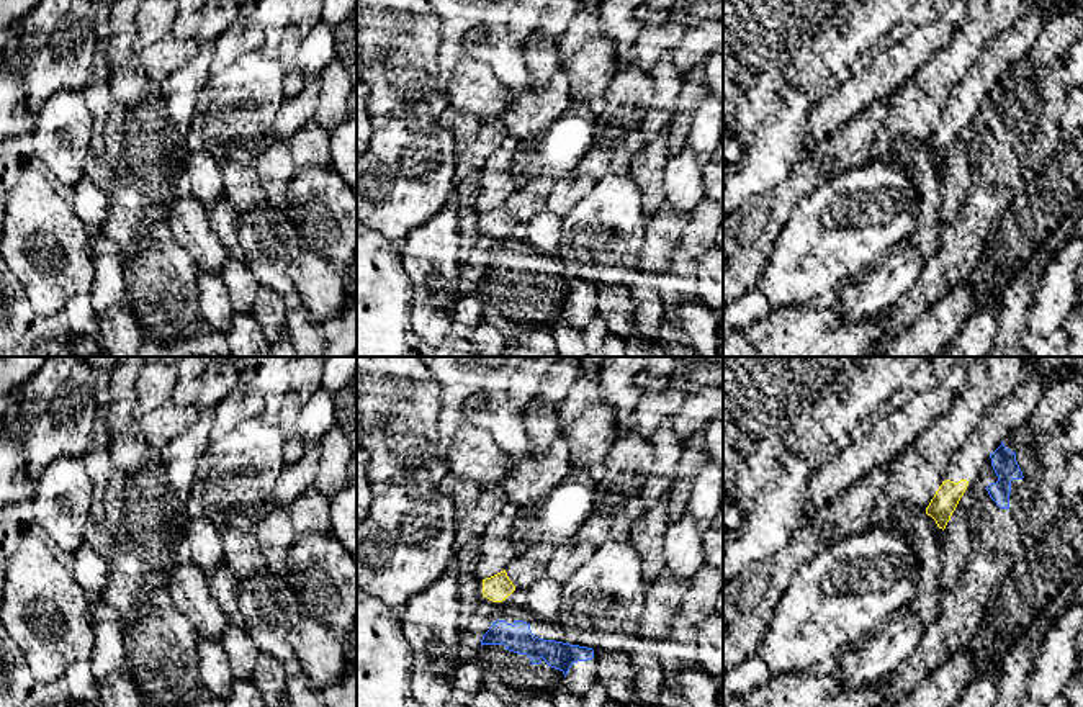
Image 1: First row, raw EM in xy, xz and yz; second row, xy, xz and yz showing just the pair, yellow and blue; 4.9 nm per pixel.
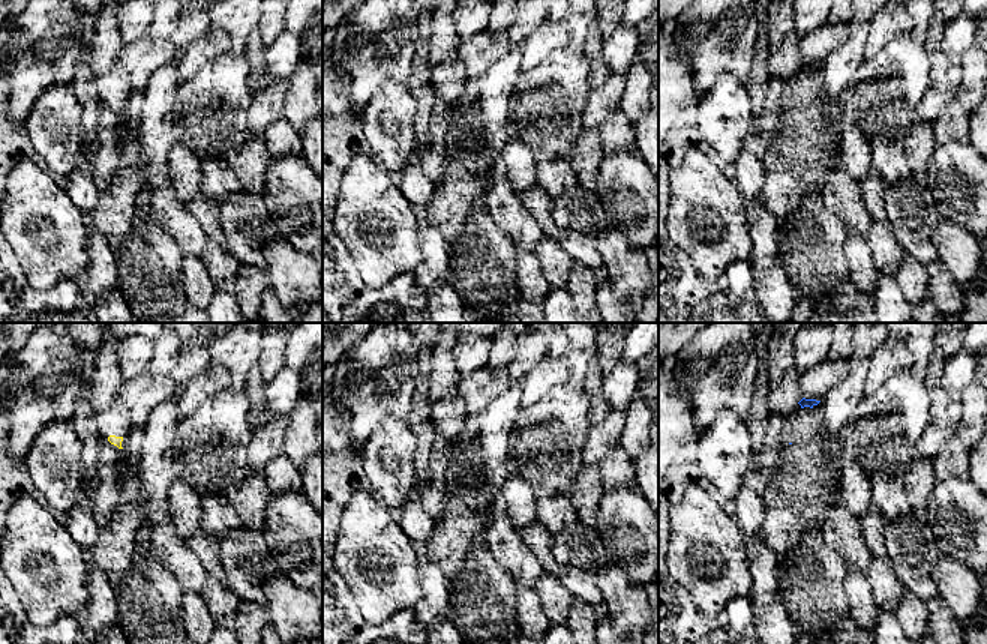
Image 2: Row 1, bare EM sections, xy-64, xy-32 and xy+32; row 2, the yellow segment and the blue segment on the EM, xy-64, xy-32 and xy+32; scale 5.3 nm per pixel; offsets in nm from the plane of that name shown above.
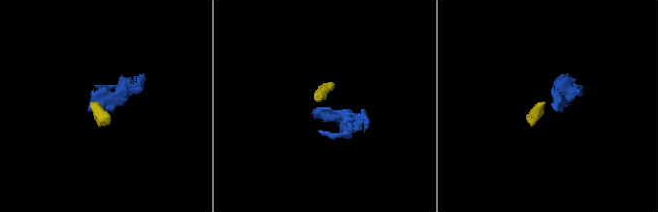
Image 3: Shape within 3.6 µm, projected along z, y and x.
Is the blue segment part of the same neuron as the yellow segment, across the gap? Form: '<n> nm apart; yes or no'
100 nm apart; no

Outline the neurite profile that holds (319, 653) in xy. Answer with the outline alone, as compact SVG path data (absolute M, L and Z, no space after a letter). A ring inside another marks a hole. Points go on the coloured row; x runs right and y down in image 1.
M301 615L288 632L288 642L314 691L339 686L347 676L344 642L322 622Z

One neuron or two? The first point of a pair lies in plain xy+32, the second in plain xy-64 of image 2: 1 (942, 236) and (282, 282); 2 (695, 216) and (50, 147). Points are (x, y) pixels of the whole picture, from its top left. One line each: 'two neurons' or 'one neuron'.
1: one neuron
2: two neurons

